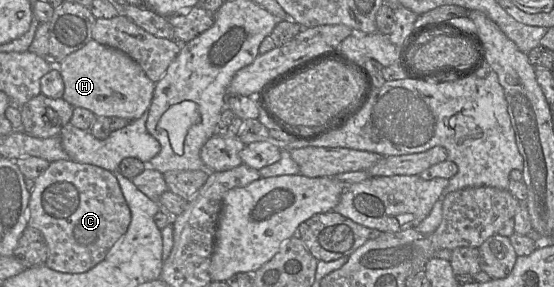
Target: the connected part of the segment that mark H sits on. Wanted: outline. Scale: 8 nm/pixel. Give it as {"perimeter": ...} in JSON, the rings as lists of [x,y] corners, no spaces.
{"perimeter":[[[91,40],[69,54],[57,68],[64,83],[62,98],[72,107],[90,110],[96,118],[120,117],[134,121],[150,107],[155,83],[136,61],[118,49]]]}

